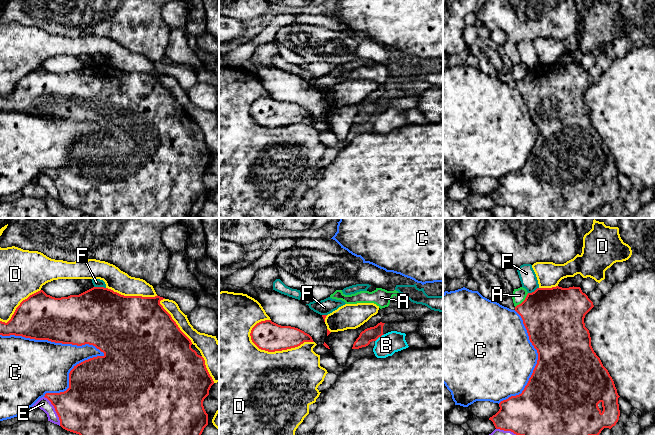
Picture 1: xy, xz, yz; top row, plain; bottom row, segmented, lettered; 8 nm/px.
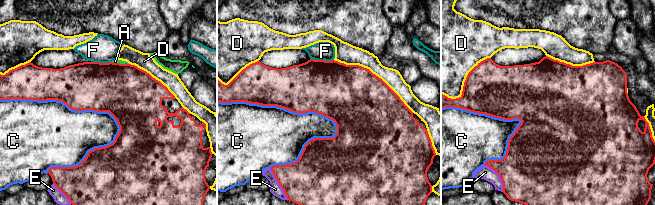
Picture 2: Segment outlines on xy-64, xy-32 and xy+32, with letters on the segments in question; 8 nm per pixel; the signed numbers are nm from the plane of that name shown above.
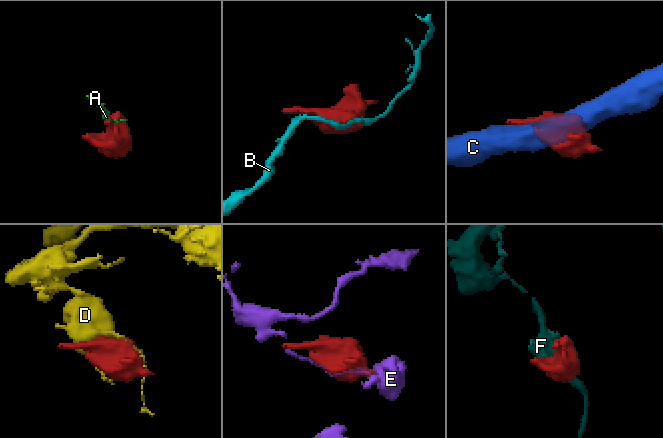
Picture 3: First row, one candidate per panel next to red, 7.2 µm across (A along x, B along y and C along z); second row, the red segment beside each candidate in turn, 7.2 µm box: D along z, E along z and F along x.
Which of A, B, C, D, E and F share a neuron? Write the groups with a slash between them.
A / B / C / D / E / F

